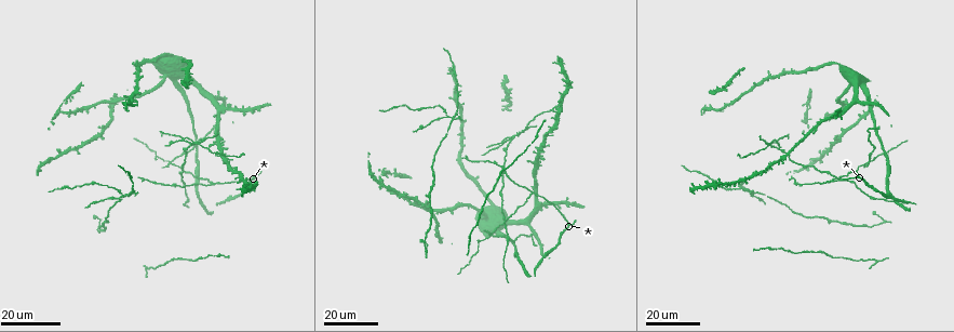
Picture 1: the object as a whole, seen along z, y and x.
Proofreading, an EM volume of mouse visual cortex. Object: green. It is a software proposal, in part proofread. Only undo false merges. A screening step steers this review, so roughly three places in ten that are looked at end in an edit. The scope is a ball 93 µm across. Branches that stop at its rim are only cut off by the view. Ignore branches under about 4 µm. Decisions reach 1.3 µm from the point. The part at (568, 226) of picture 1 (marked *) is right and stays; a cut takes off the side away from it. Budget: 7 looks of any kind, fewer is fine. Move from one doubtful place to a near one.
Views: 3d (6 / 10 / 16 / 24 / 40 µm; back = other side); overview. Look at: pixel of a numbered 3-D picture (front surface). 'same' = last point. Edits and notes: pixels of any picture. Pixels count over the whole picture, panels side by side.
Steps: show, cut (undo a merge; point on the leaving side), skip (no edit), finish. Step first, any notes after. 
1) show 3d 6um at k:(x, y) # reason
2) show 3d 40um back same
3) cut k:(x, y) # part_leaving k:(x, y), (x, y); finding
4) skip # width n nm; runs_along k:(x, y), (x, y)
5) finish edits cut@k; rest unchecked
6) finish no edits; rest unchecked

show 3d 24um at 1:(883, 144)

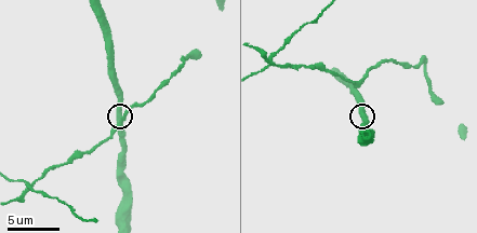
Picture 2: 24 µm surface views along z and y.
show 3d 10um at 2:(120, 112)

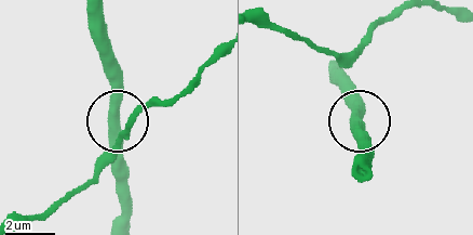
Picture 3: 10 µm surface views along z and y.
skip # width 470 nm; continuous, no second neuron

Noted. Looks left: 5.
show 3d 6um at 2:(269, 61) # four arms meet

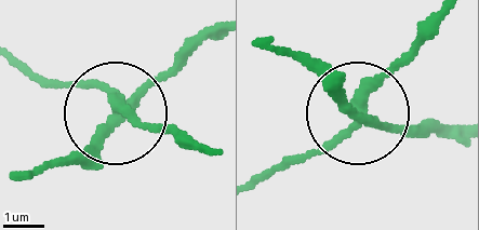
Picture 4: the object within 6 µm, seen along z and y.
cut 4:(97, 151) # width 250 nm; part_leaving 4:(371, 112), (461, 123); a second neuron is stuck on

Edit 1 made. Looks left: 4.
show overview # see it whole again

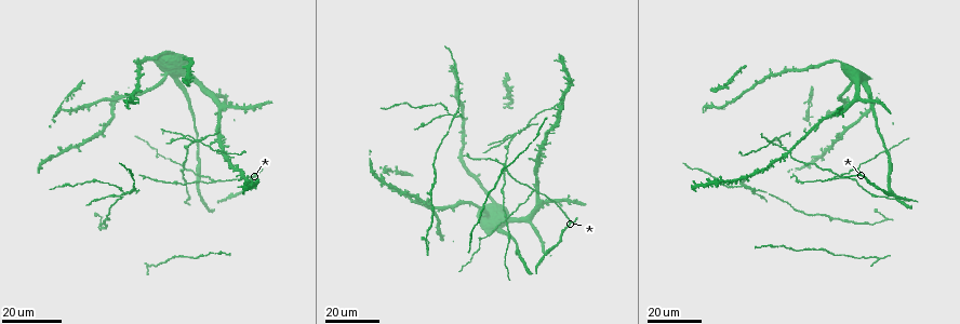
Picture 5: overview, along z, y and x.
show 3d 16um at 5:(504, 215)

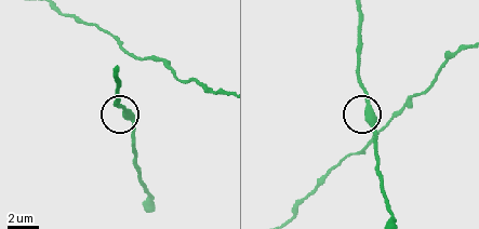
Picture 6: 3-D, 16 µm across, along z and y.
show 3d 10um at 6:(374, 125)

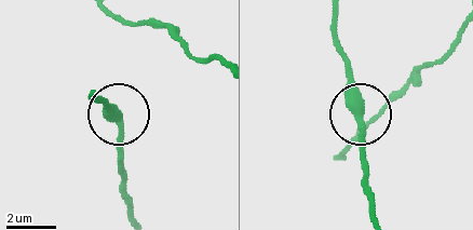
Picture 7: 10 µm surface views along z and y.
skip # all the same neuron

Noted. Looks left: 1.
finish edits cut@4; rest unchecked

